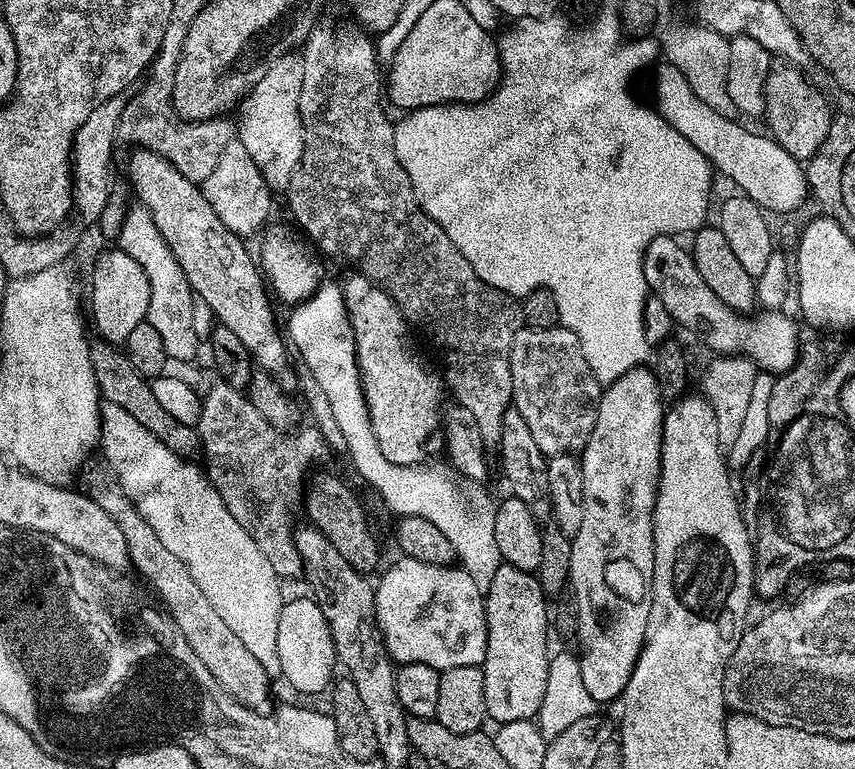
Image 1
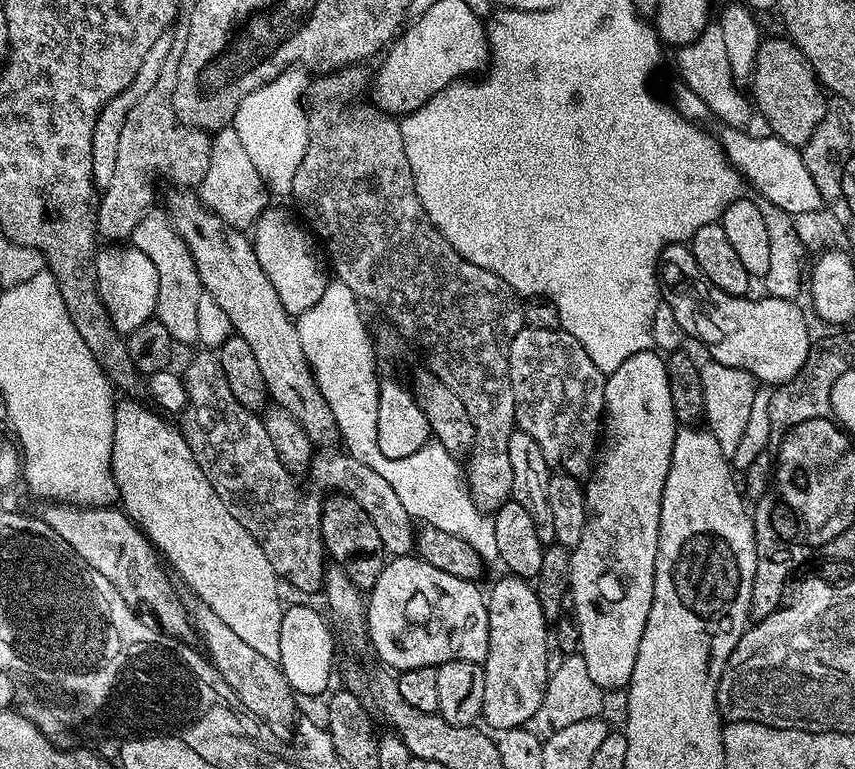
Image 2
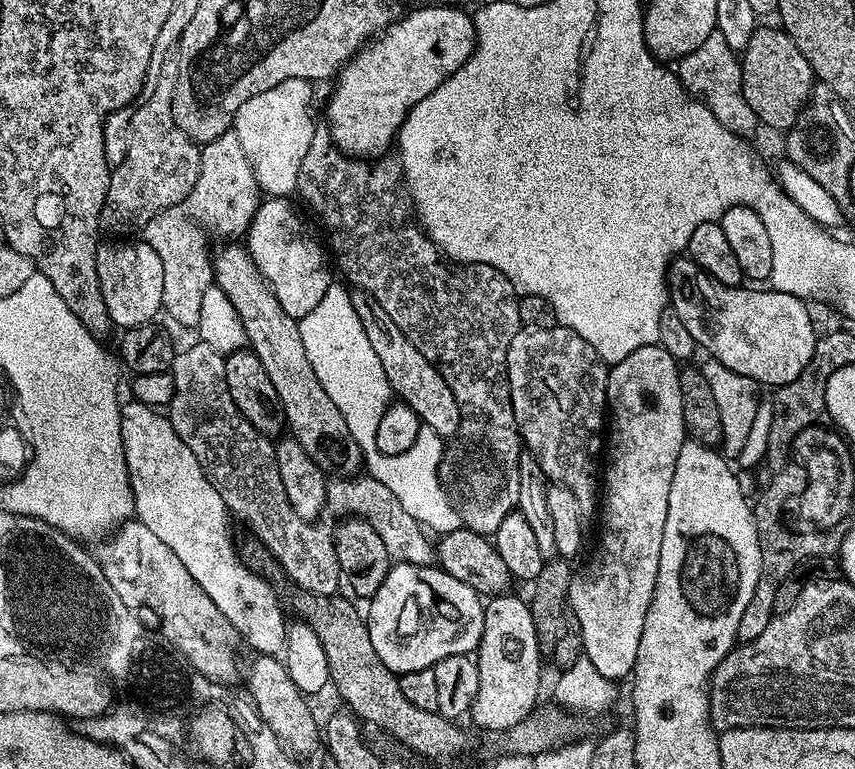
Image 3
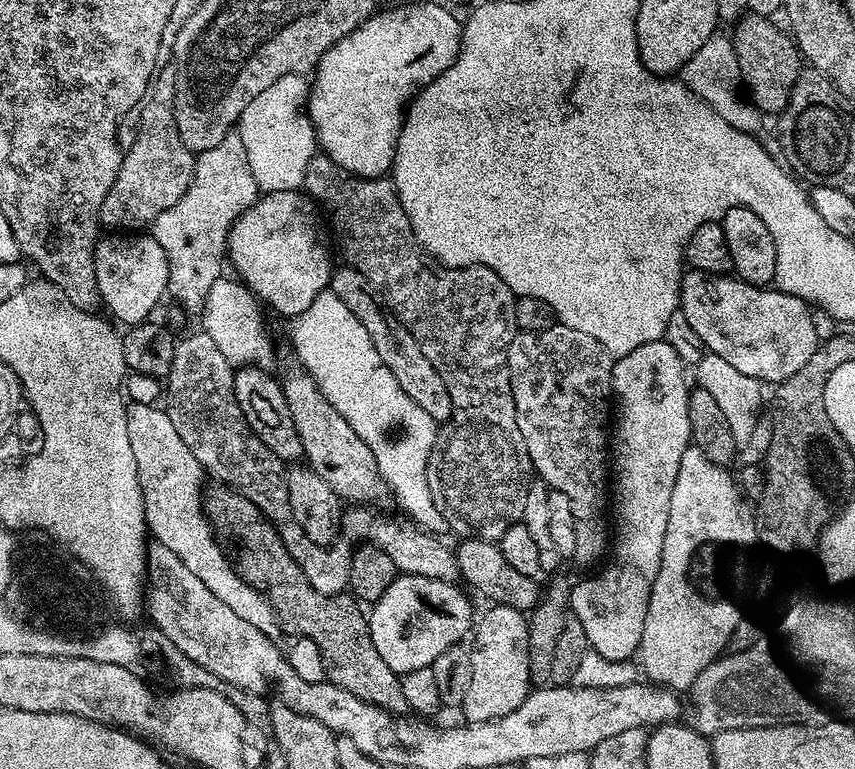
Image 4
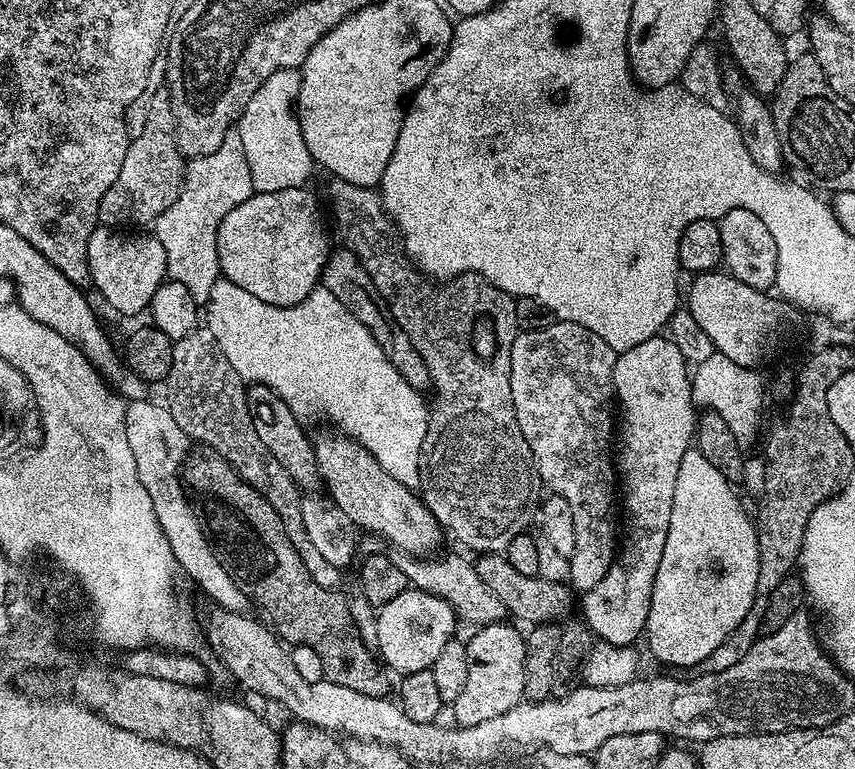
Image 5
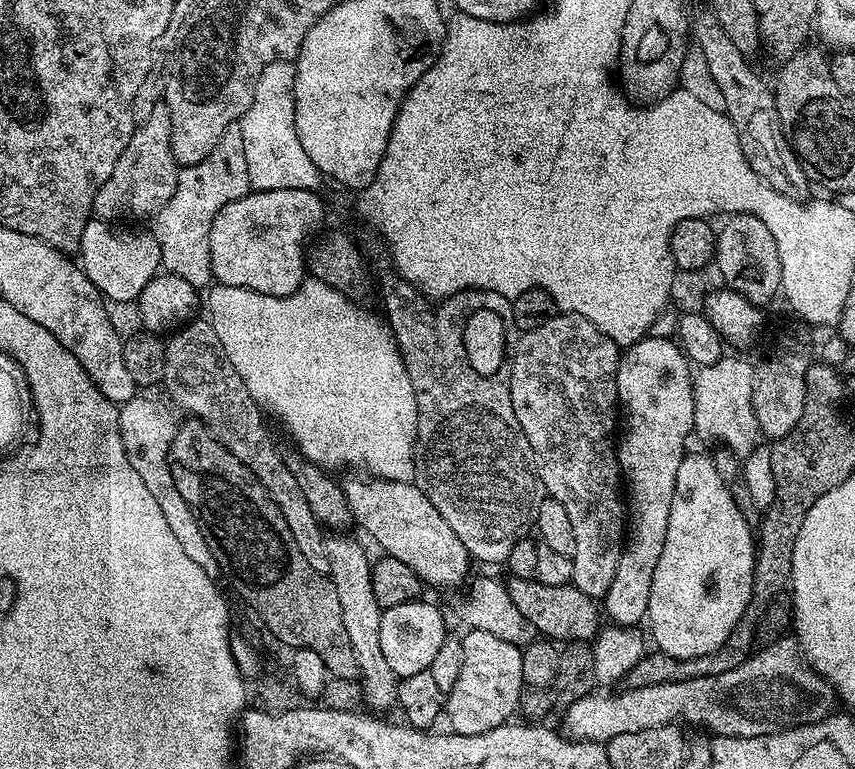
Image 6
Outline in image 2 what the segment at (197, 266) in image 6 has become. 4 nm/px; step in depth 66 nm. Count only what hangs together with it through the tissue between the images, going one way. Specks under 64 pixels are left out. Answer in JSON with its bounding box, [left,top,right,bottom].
[130,128,269,345]

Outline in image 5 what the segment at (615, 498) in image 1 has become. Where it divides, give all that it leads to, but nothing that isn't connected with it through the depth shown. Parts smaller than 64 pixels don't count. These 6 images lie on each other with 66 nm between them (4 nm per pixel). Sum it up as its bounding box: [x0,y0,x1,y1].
[583,334,698,647]

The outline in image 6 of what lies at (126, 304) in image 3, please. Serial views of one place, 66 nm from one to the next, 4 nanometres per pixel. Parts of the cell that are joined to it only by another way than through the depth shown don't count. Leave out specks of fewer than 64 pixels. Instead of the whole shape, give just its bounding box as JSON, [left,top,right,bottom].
[78,218,162,303]

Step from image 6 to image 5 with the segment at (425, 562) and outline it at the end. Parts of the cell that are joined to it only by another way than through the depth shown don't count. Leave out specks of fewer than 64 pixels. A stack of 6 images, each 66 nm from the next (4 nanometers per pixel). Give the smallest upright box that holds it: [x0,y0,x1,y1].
[314,434,446,558]

